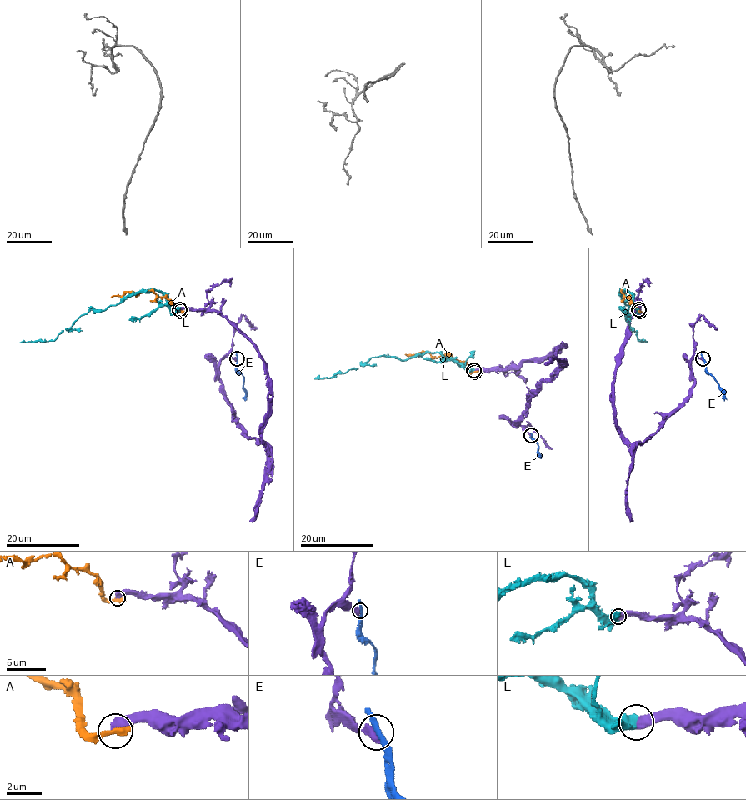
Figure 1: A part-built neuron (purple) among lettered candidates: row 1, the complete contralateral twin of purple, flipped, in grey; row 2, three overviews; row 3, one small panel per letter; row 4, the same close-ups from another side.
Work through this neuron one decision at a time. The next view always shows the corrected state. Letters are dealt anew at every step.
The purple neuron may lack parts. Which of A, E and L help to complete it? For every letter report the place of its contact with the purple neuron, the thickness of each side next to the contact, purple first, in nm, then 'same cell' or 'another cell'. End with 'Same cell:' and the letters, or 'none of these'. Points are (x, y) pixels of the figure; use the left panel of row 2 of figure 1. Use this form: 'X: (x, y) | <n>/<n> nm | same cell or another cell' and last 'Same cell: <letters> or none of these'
A: (180, 311) | 480/480 nm | another cell
E: (237, 358) | 480/280 nm | another cell
L: (179, 309) | 500/600 nm | same cell
Same cell: L

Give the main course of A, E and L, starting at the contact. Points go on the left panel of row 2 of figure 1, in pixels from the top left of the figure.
A: (180, 311), (175, 311), (168, 300), (152, 292), (125, 292), (111, 297)
E: (236, 358), (237, 370), (243, 377), (246, 400)
L: (179, 309), (175, 310), (157, 291), (133, 292), (104, 310), (83, 313), (53, 340), (20, 342)

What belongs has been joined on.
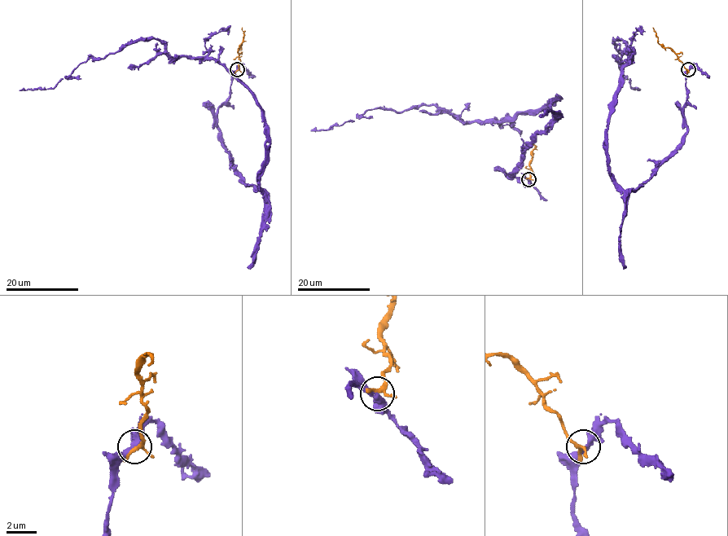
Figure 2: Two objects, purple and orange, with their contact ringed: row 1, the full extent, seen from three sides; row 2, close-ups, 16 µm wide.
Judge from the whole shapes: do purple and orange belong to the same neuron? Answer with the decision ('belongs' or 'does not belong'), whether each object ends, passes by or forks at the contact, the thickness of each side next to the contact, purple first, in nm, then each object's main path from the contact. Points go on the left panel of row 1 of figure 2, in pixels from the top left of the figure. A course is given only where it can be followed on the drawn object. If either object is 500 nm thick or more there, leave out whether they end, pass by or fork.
does not belong; purple passes by; orange passes by; calibres 340 and 240 nm; course purple (237, 70), (217, 126), (237, 174), (261, 190), (263, 111), (213, 59), (132, 41), (53, 88), (19, 90); course orange (237, 70), (243, 36), (242, 27)

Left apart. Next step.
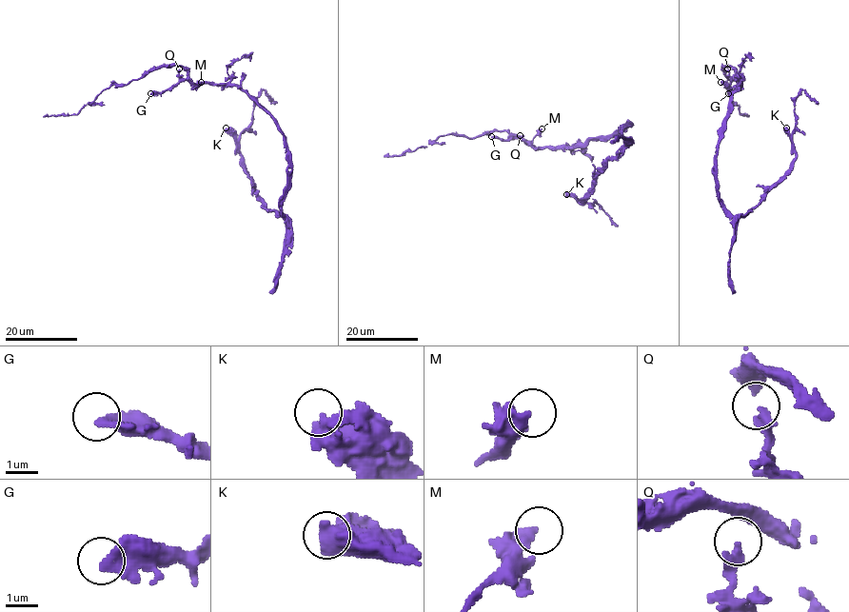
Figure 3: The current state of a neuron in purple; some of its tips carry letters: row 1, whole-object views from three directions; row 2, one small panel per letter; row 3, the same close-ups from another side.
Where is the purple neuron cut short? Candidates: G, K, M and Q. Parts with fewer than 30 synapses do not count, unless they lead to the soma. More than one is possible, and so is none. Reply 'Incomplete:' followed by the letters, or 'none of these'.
Incomplete: K

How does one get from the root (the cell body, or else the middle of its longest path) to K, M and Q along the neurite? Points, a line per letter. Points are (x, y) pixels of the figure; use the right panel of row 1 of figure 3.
K: (720, 131), (715, 164), (718, 196), (734, 215), (743, 215), (790, 168), (795, 157), (794, 144), (786, 128)
M: (720, 131), (727, 114), (729, 98), (740, 85), (728, 88), (720, 82)
Q: (720, 131), (727, 114), (729, 98), (740, 84), (728, 74), (727, 69)

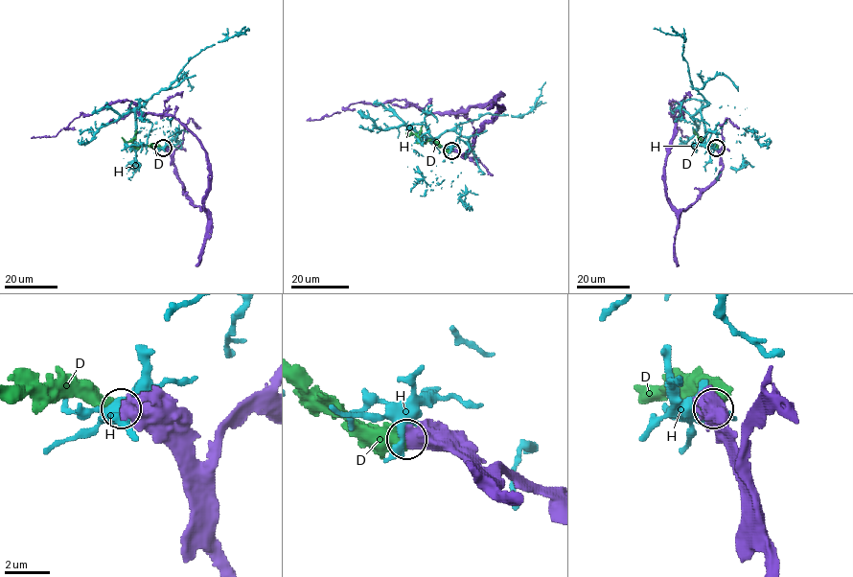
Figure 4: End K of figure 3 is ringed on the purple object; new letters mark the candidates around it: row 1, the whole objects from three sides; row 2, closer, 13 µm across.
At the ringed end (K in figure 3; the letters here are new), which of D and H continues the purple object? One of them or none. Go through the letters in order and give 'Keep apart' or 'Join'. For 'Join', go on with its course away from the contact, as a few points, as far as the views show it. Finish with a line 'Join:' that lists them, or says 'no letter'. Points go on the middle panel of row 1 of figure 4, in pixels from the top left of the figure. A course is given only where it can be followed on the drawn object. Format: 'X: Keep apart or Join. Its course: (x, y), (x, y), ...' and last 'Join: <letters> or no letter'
D: Join. Its course: (450, 150), (433, 141), (422, 141), (418, 134), (422, 126)
H: Keep apart
Join: D

